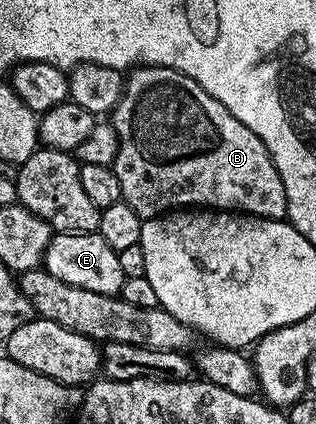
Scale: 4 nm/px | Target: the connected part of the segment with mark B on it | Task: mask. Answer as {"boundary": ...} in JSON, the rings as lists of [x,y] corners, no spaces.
{"boundary":[[[150,64],[134,67],[124,77],[124,92],[113,108],[111,123],[115,134],[119,134],[119,150],[111,167],[115,178],[119,178],[123,203],[131,206],[142,221],[186,206],[264,216],[267,220],[286,219],[287,190],[267,146],[223,102],[211,98],[195,78],[187,78],[174,68]]]}

